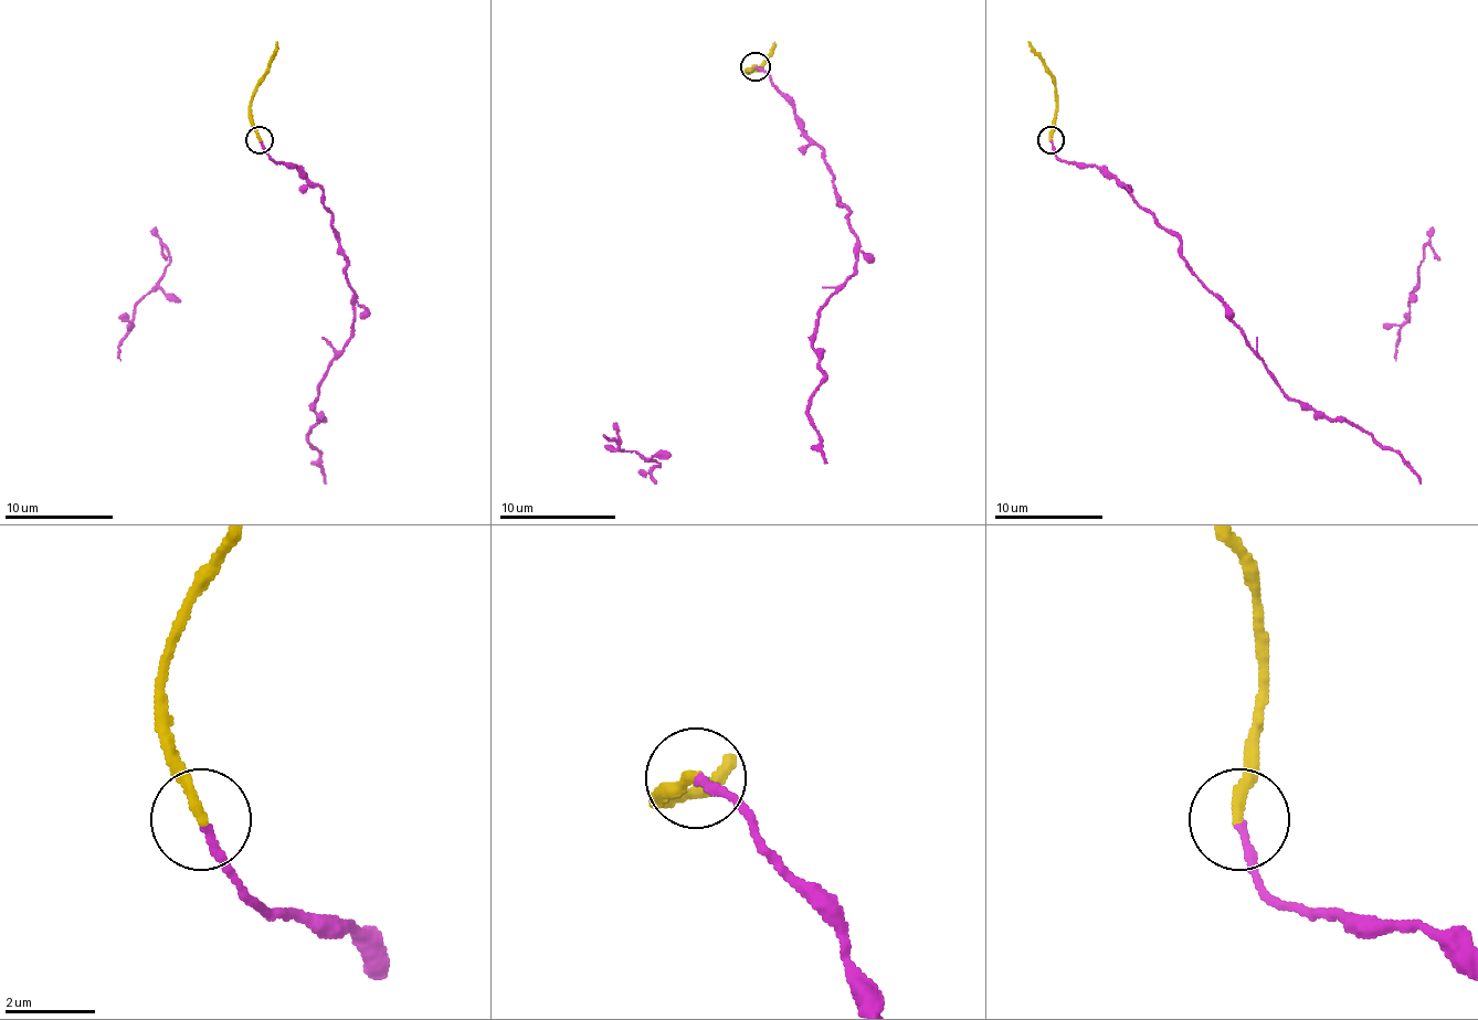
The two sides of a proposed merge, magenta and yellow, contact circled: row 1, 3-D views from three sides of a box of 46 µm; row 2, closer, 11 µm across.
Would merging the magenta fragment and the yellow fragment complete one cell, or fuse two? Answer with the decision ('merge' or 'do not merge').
merge

